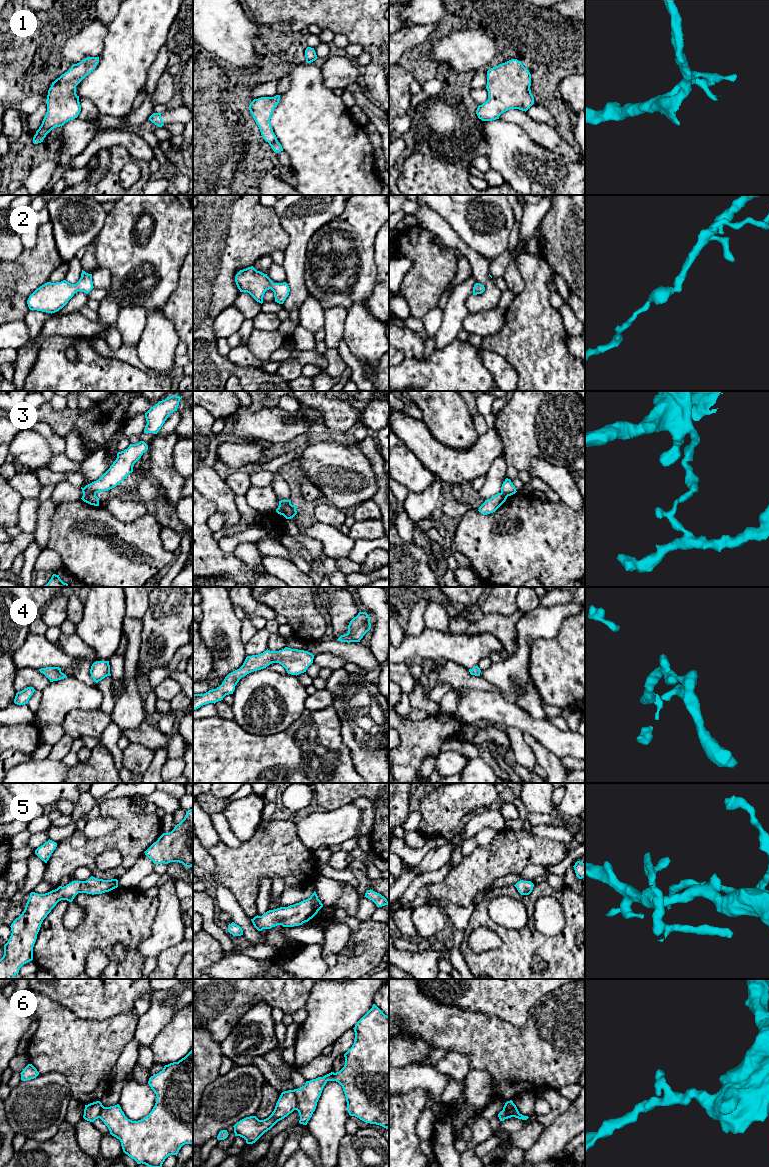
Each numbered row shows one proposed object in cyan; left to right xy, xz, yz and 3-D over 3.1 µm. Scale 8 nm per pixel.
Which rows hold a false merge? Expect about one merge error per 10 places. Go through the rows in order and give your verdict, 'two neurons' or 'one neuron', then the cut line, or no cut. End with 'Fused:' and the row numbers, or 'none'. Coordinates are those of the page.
1: one neuron; cut none
2: one neuron; cut none
3: two neurons; cut xy (95, 493), (83, 494)
4: one neuron; cut none
5: one neuron; cut none
6: two neurons; cut xz (293, 1090), (296, 1096), (296, 1109)
Fused: 3, 6

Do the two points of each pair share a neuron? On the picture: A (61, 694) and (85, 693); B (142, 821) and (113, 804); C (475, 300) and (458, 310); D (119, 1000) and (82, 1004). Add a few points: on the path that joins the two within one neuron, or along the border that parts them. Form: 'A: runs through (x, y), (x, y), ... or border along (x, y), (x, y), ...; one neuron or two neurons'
A: runs through (67, 694), (79, 694); one neuron
B: runs through (135, 821), (131, 821), (120, 810); one neuron
C: border along (473, 295), (465, 303), (468, 313); two neurons
D: runs through (110, 1000), (91, 1000); one neuron

